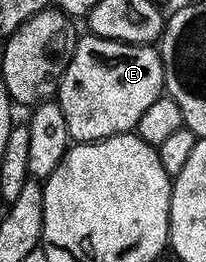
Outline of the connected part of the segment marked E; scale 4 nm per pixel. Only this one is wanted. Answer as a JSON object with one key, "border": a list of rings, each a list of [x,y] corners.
{"border":[[[84,34],[76,41],[70,62],[60,79],[58,103],[66,118],[72,140],[91,142],[104,140],[113,134],[124,134],[132,128],[152,108],[152,103],[164,92],[164,63],[159,51],[150,44],[127,44],[117,40],[107,40],[101,36]]]}

